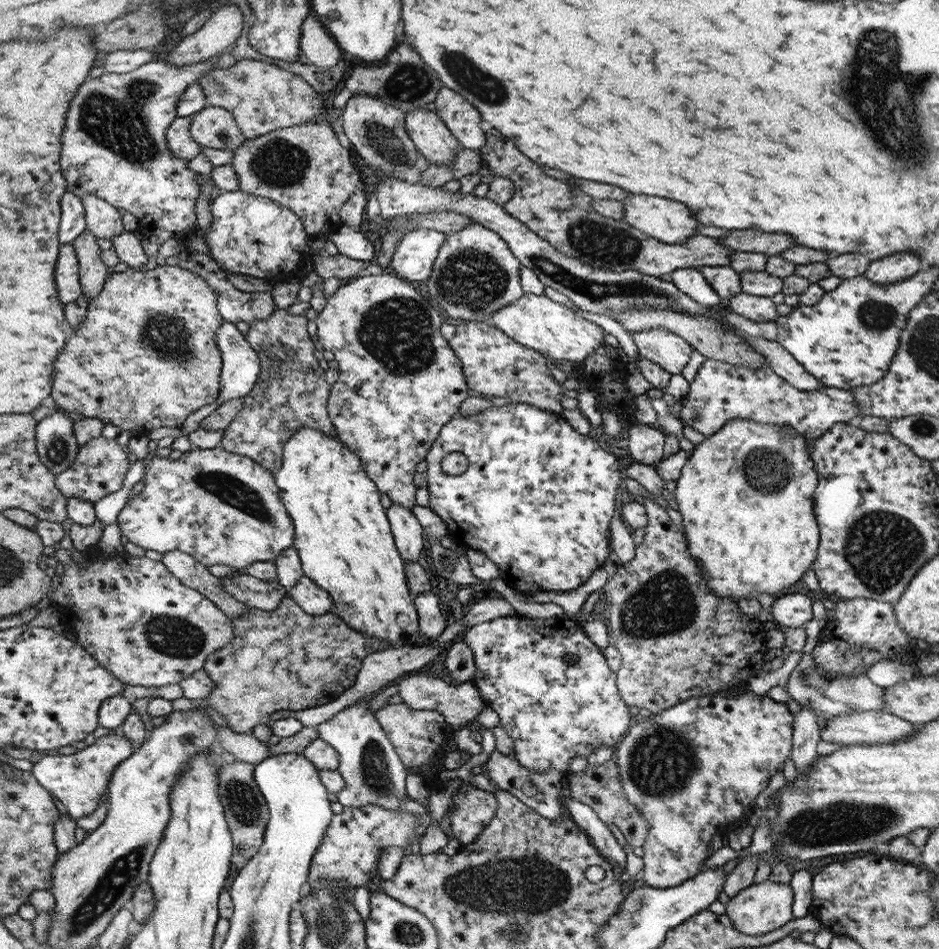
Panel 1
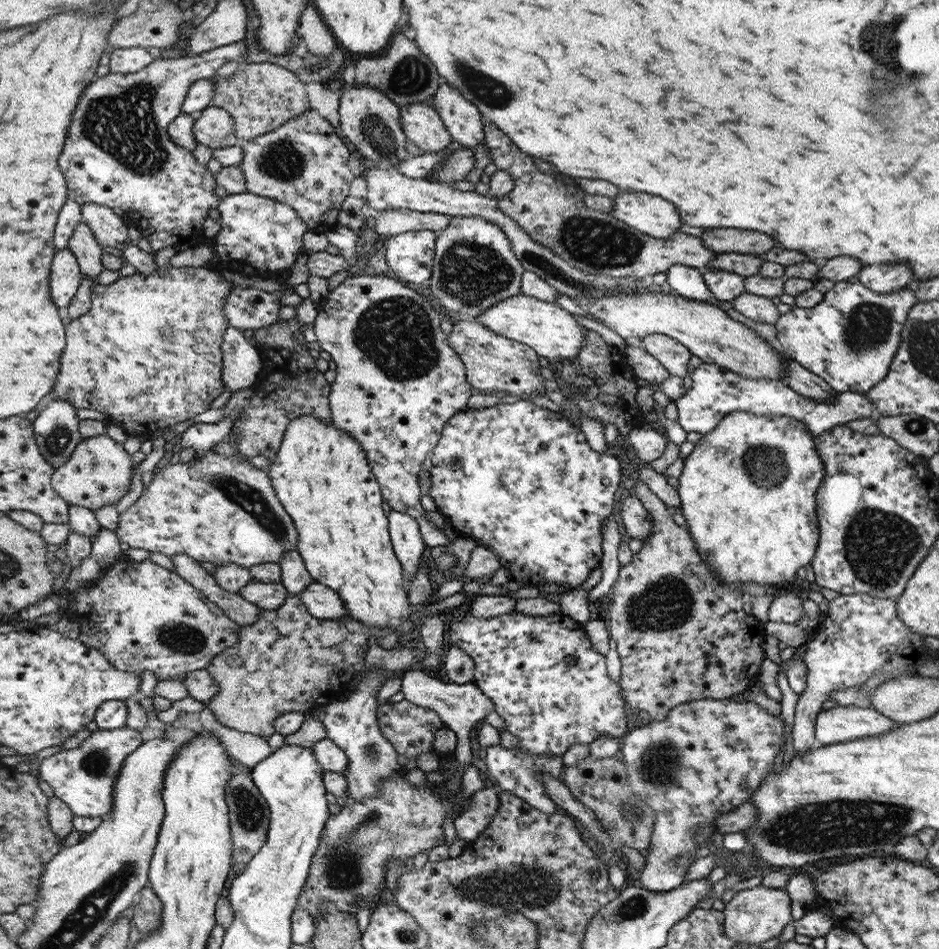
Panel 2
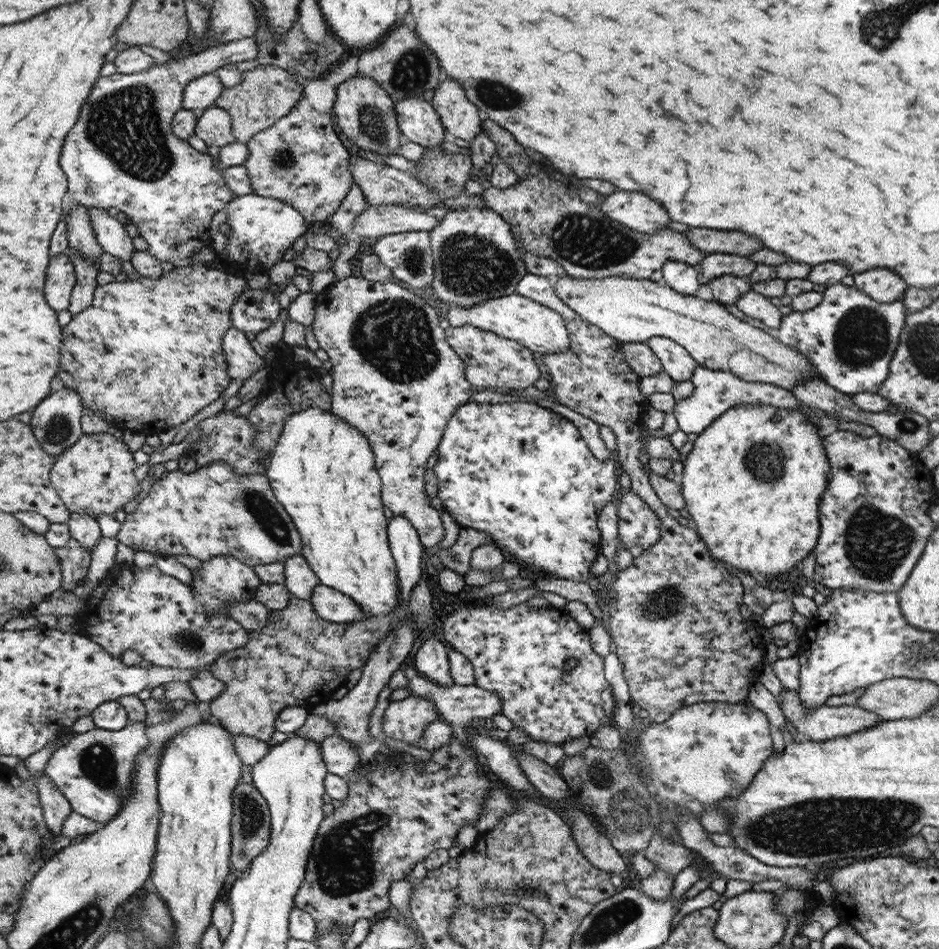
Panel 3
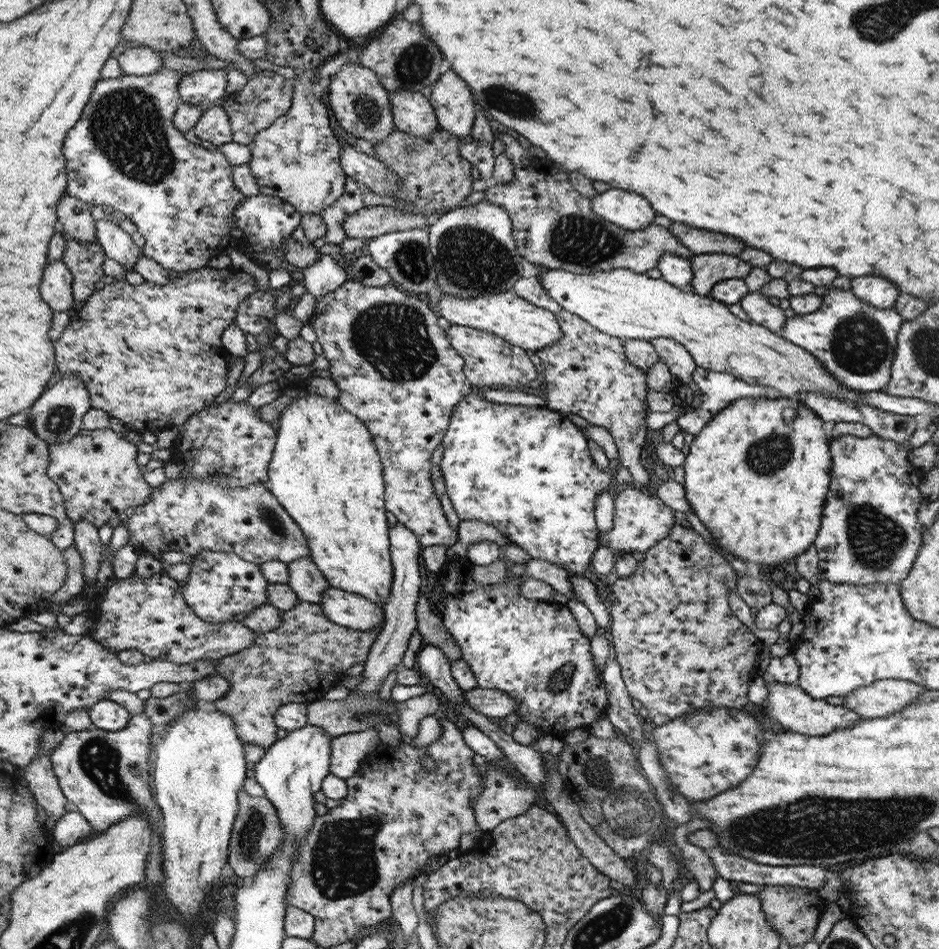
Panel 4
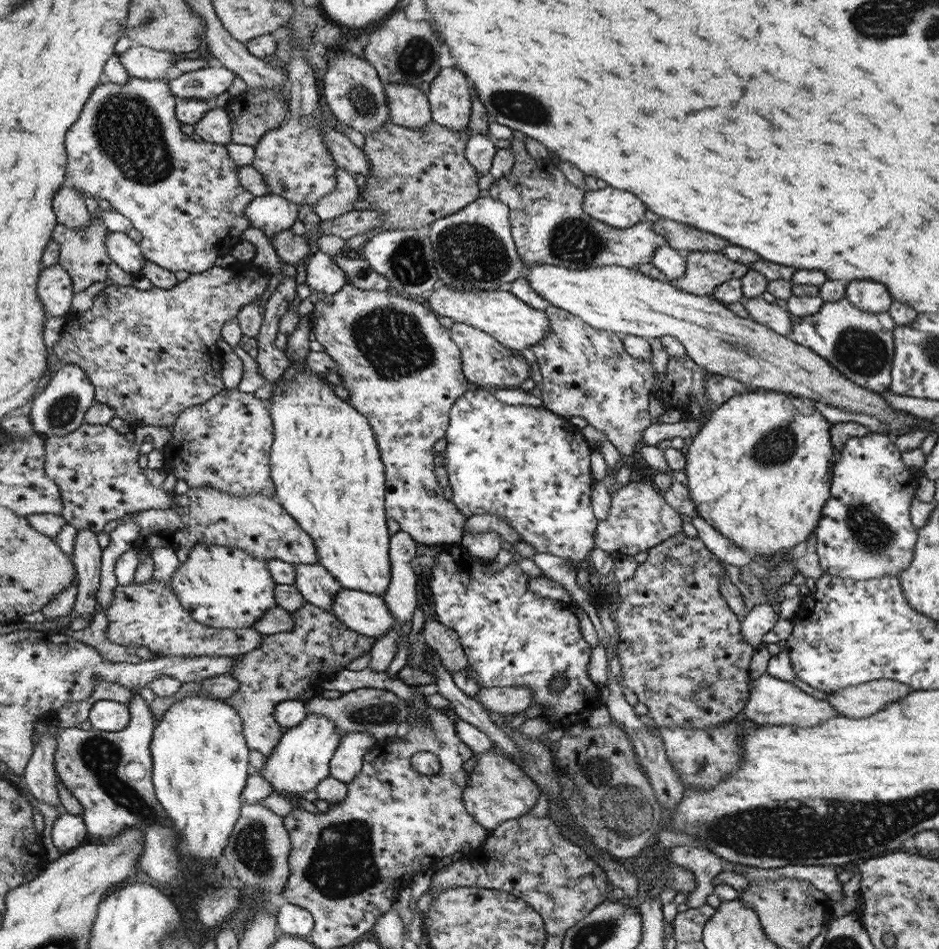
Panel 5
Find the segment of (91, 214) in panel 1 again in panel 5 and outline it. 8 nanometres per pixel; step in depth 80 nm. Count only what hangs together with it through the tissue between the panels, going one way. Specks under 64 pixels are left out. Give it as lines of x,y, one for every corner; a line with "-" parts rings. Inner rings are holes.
117,231
109,232
106,243
114,264
133,276
142,276
141,270
146,258
139,243
130,239
126,233

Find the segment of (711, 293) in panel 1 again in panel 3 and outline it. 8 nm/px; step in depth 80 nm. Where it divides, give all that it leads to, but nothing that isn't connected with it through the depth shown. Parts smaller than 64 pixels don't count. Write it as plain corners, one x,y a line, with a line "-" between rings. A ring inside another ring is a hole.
670,260
661,268
663,272
662,282
688,296
695,296
700,290
700,272
696,266
690,266
684,262

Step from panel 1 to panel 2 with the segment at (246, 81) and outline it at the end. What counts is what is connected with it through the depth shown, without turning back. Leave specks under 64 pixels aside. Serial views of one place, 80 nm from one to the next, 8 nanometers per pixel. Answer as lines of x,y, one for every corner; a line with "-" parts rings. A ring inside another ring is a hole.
242,62
230,78
223,79
214,74
210,79
214,89
211,104
233,115
236,135
241,142
262,136
311,108
305,82
277,64

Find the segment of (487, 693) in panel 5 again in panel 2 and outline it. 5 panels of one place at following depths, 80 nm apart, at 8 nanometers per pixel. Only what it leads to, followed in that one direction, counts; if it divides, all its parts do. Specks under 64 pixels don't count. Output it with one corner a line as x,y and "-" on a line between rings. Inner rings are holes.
414,668
406,671
401,676
401,691
405,699
412,701
418,706
434,709
434,712
440,714
441,720
447,728
453,730
457,736
457,745
455,748
455,758
459,766
468,767
472,760
472,750
470,749
470,730
479,720
484,719
489,712
495,710
493,701
486,696
481,688
474,682
466,684
456,684
445,682
438,676
434,676
422,668

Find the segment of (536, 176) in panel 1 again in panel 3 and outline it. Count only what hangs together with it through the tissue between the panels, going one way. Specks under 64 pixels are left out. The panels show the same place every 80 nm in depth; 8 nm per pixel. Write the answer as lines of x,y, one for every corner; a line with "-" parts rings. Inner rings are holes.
484,117
482,126
496,143
500,162
512,168
519,178
510,188
494,188
487,184
482,194
486,206
510,224
513,236
527,251
558,261
569,276
598,279
632,276
649,279
652,272
661,270
670,260
697,267
705,258
706,253
696,248
684,233
668,227
659,228
652,234
643,233
612,220
594,205
584,202
575,176
547,162
538,163
534,156
526,154
526,149
513,133
496,124
496,121

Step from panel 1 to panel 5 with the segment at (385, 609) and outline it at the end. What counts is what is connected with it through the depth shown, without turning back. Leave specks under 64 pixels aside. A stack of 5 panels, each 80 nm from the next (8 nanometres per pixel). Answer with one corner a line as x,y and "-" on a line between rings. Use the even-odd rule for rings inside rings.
290,359
288,370
296,366
296,375
287,378
288,370
284,371
284,375
272,383
272,397
267,401
274,428
270,467
277,490
275,499
313,537
318,548
317,562
329,570
344,589
384,594
390,582
390,532
384,514
386,486
380,449
364,413
338,398
329,388
327,376
312,373
304,362
306,360

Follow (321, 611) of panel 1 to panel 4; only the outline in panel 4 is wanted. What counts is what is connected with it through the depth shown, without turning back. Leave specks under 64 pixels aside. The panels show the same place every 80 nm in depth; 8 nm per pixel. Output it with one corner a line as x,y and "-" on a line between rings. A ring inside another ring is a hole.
326,588
319,604
330,620
343,627
365,631
385,622
382,606
345,589

